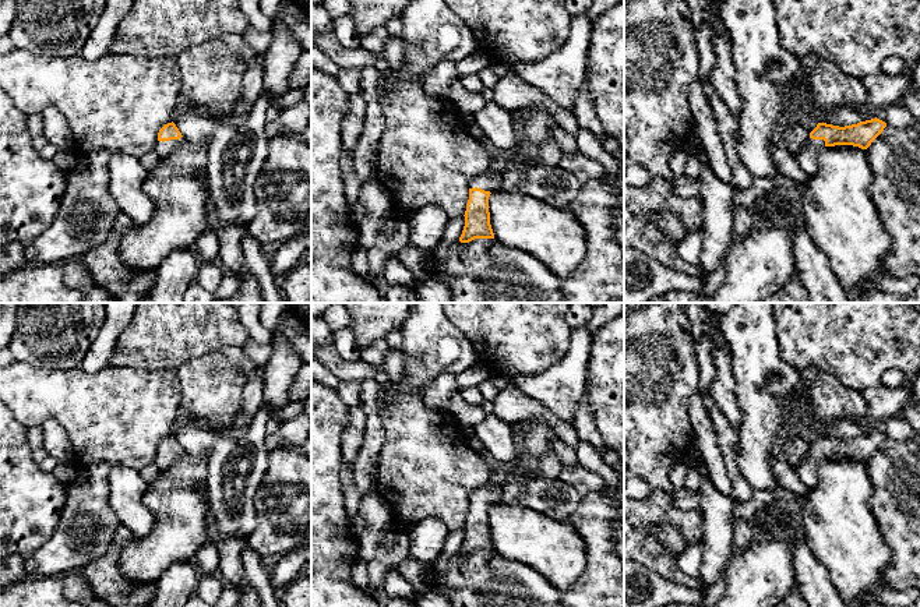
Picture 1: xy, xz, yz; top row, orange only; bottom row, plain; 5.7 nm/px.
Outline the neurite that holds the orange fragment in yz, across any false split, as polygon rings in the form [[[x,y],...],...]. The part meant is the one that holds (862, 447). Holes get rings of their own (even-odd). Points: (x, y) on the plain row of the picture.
[[[877,430],[845,440],[818,435],[796,473],[801,483],[813,490],[818,483],[818,467],[825,459],[853,458],[867,462],[885,440],[886,435]]]

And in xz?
[[[490,483],[470,494],[461,555],[469,555],[475,551],[494,551],[490,537],[489,509],[500,500],[501,491],[503,484]]]

